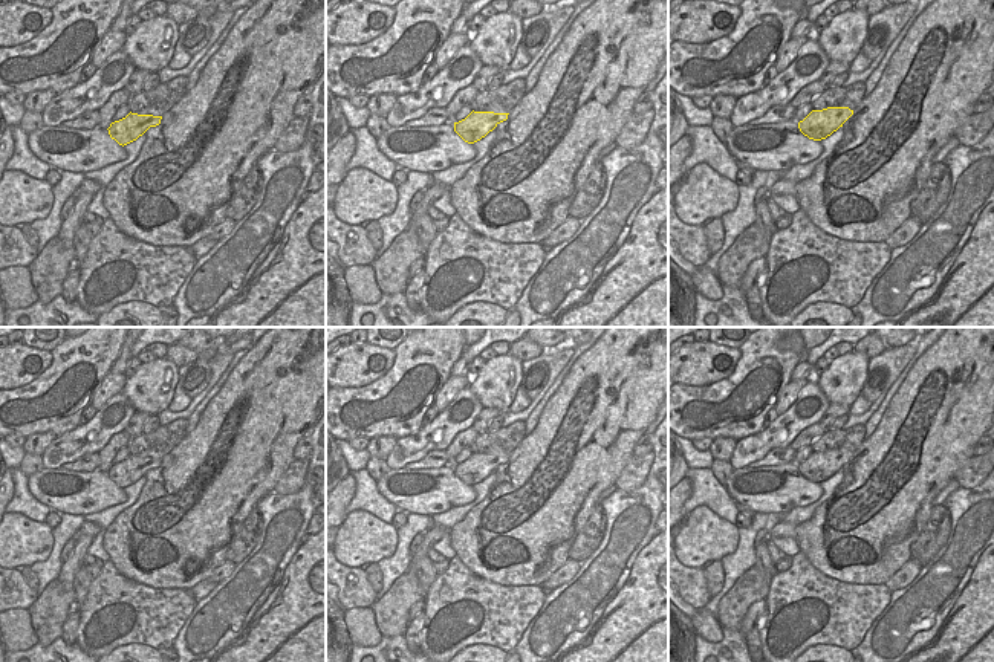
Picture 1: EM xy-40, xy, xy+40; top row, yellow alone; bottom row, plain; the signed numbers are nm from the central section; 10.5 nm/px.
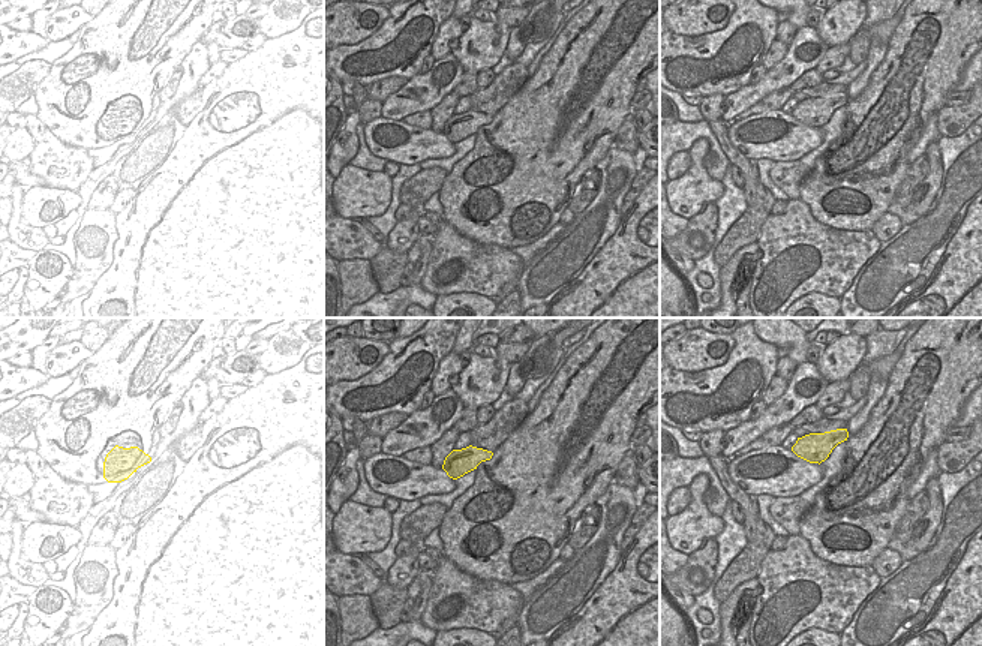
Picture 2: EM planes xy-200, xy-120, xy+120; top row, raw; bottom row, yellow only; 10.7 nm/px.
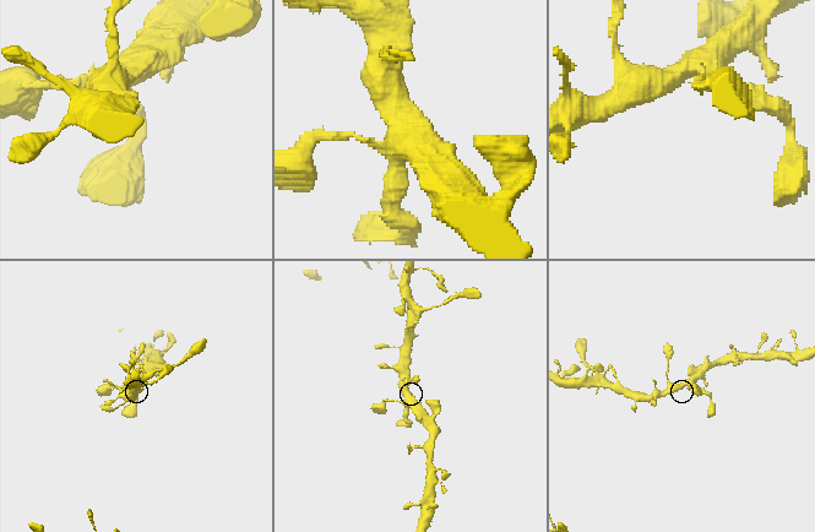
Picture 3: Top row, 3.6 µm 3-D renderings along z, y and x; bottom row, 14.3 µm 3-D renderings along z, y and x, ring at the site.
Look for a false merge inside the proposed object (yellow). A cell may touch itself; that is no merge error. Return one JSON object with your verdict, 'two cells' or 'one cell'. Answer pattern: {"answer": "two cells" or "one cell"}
{"answer": "one cell"}

